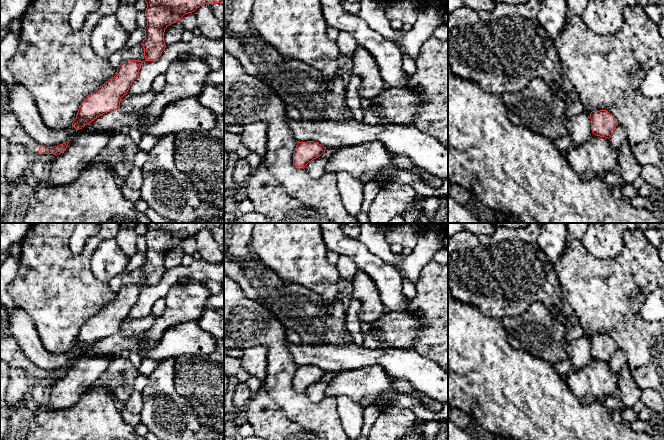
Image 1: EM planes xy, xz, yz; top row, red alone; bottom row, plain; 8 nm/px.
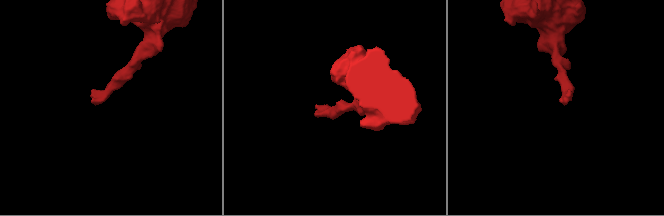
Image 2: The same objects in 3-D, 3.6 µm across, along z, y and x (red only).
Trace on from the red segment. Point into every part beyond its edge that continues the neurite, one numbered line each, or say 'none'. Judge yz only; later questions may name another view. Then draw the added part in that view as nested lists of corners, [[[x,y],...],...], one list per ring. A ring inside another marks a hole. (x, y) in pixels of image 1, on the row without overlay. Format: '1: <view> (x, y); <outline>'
none

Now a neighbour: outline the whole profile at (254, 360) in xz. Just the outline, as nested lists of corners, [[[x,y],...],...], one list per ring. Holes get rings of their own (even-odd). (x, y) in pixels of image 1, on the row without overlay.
[[[256,345],[242,349],[242,367],[252,377],[264,381],[267,376],[267,346]]]

